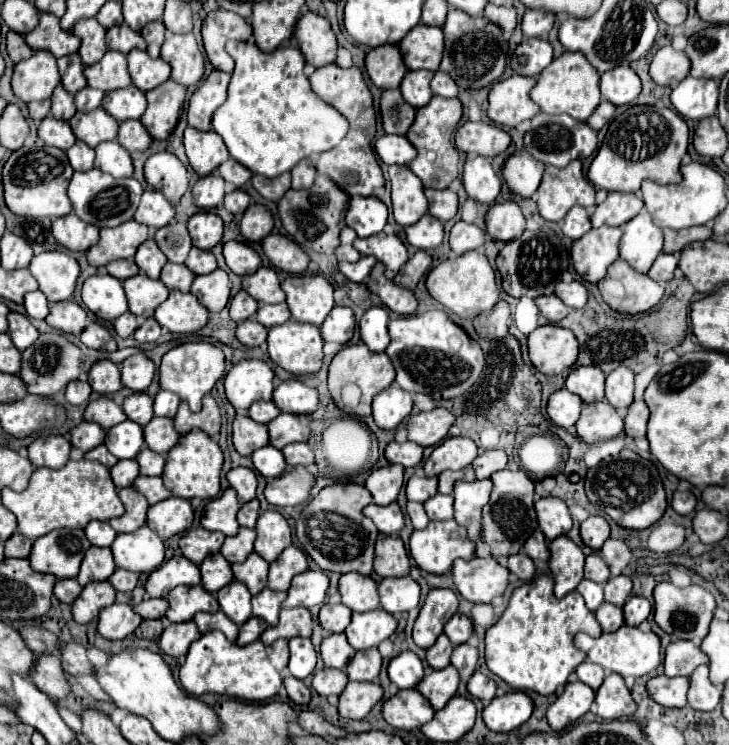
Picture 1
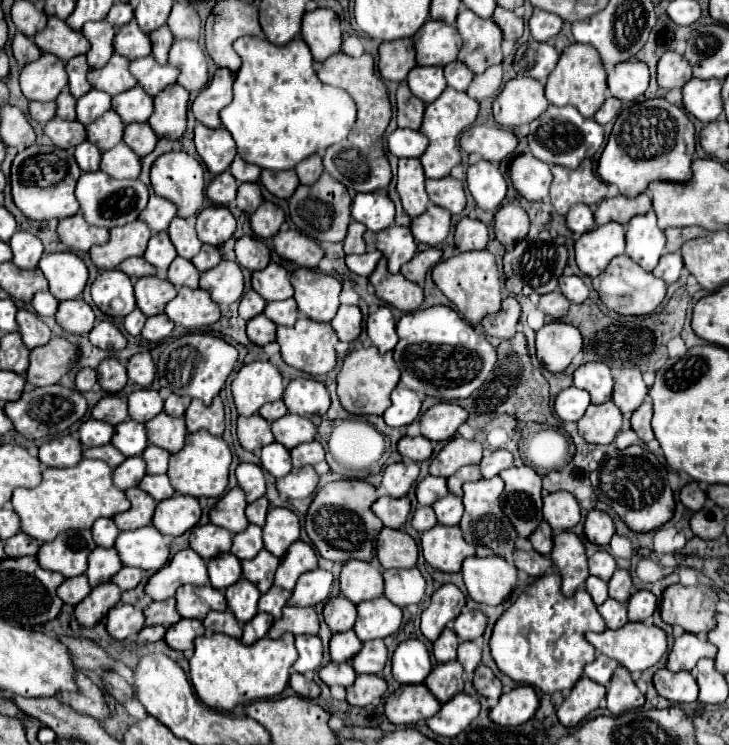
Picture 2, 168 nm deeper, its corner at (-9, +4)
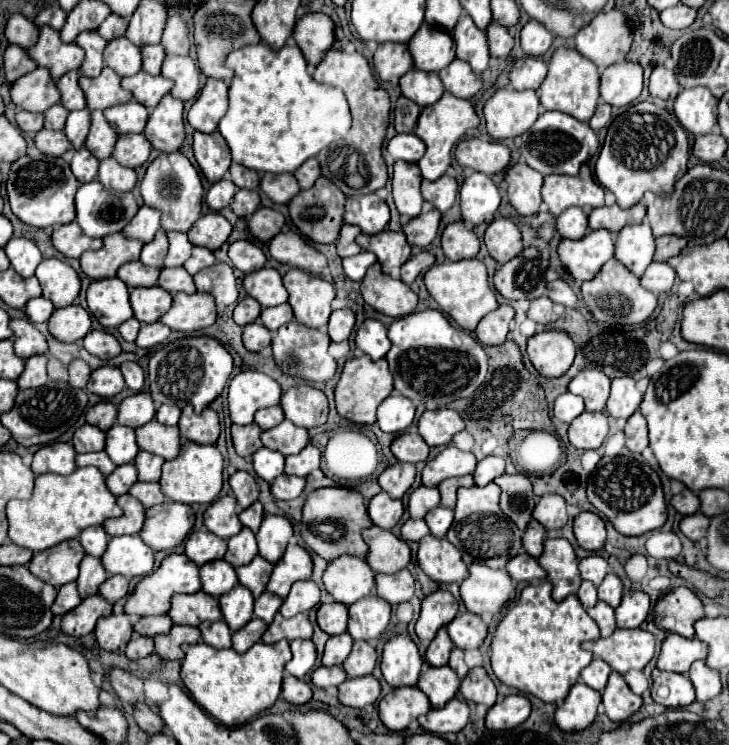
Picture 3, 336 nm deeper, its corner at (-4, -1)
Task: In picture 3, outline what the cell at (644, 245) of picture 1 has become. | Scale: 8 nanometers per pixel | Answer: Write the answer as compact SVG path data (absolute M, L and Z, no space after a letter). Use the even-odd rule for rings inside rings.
M647 221L639 225L629 225L619 231L615 241L615 259L621 261L633 275L641 277L645 267L653 261L655 239Z

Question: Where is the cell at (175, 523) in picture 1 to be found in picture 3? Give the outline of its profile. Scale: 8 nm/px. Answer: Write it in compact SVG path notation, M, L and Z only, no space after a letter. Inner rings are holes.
M163 501L145 511L145 525L139 531L139 537L153 551L175 549L193 529L195 513L191 505L177 501Z

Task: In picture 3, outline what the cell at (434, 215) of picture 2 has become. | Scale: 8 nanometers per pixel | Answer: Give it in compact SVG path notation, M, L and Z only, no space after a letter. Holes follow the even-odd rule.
M429 209L429 211L409 219L403 225L403 233L407 235L407 241L411 245L427 247L439 231L439 219L441 219L441 213L437 209Z

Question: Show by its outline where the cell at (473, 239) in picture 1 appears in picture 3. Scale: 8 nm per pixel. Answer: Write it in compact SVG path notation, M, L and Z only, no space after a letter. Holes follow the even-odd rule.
M457 221L443 229L441 247L449 261L473 259L479 253L479 239L463 221Z

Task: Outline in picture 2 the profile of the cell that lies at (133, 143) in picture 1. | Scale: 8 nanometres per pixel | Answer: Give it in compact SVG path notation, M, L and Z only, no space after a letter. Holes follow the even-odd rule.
M134 122L124 128L124 142L142 158L156 148L158 136L148 122Z

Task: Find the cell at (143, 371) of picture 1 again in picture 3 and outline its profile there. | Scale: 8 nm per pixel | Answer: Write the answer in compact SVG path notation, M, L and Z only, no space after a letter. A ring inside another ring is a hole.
M125 361L121 367L121 373L123 373L123 377L125 377L125 383L127 383L127 387L131 389L131 391L141 391L143 389L143 381L145 381L145 373L143 373L143 369L137 365L137 363L133 363L133 361Z

